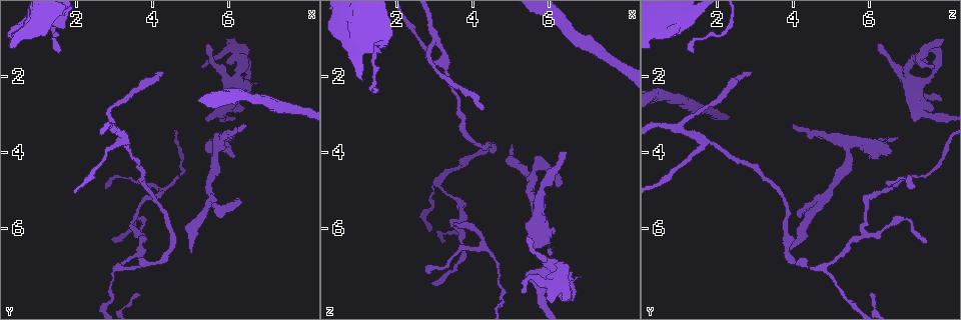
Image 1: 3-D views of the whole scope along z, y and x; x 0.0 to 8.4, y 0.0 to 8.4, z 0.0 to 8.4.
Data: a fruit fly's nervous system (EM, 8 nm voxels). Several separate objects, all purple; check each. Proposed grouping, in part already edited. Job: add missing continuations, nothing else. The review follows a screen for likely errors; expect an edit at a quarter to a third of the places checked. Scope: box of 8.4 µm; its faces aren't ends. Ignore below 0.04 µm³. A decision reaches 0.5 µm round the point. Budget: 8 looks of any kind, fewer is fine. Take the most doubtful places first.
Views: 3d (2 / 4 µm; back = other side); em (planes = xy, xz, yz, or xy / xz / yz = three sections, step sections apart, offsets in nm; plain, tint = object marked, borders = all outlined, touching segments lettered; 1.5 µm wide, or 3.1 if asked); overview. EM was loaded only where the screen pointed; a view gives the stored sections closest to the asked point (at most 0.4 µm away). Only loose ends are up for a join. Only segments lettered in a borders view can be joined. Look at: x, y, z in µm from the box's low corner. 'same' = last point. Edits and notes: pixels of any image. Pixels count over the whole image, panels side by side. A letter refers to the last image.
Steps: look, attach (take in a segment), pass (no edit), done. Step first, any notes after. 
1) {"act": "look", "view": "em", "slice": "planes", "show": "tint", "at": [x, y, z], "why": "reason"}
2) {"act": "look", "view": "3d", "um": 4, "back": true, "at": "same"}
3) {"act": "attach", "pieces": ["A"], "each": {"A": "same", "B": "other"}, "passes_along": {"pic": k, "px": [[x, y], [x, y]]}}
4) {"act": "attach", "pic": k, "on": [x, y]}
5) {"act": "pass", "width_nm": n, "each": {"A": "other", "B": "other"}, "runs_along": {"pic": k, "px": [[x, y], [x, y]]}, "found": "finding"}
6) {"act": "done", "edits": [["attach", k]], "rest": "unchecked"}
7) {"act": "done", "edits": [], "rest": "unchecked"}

{"act": "look", "view": "3d", "um": 2, "at": [6.15, 5.25, 4.90], "why": "thin end"}

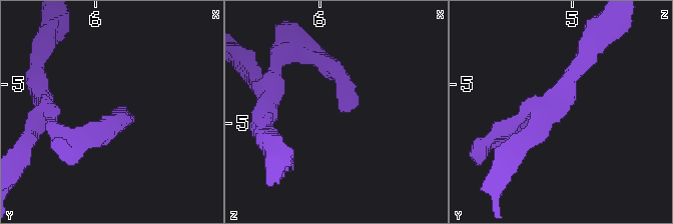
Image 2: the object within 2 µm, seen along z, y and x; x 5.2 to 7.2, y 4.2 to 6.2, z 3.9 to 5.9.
{"act": "look", "view": "em", "slice": "planes", "show": "borders", "at": [6.20, 5.26, 4.92], "why": "shape alone is not enough"}

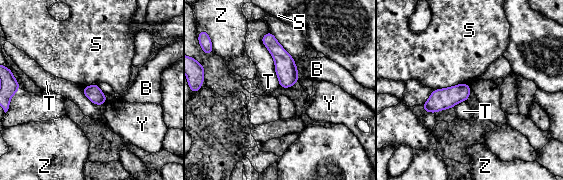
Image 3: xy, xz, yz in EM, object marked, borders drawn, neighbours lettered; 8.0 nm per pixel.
{"act": "pass", "each": {"B": "other", "S": "other", "T": "other", "Y": "other", "Z": "other"}, "found": "none of them fits"}

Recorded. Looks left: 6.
{"act": "look", "view": "em", "slice": "planes", "show": "borders", "at": [6.35, 3.30, 3.95], "why": "thin end"}

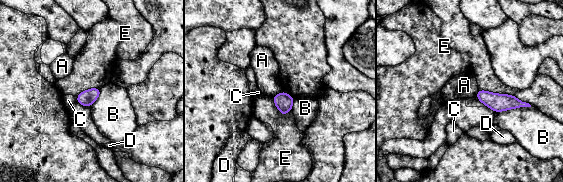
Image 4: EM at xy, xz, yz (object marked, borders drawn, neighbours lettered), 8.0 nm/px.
{"act": "pass", "each": {"A": "other", "B": "other", "C": "other", "D": "other", "E": "other"}, "found": "no lettered segment goes on from it"}

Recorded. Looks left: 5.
{"act": "look", "view": "3d", "um": 2, "at": [2.95, 6.30, 7.50]}

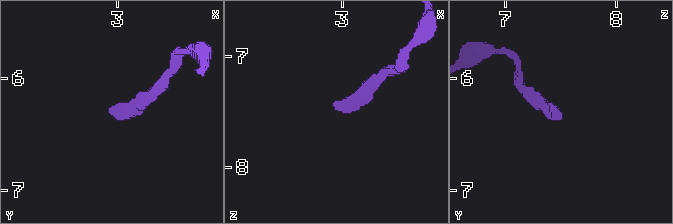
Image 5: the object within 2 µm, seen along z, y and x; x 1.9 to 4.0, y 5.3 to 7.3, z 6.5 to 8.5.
{"act": "look", "view": "em", "slice": "yz", "step": 8, "show": "tint", "at": [2.96, 6.30, 7.46], "why": "shape alone is not enough"}

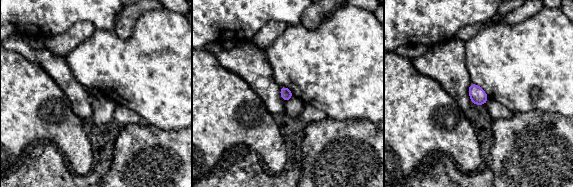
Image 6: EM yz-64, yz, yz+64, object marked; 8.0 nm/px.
{"act": "look", "view": "em", "slice": "yz", "step": 8, "show": "borders", "at": "same"}

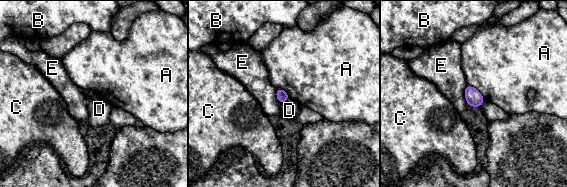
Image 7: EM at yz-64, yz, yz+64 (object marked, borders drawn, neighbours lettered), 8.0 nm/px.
{"act": "pass", "each": {"A": "other", "B": "other", "C": "other", "D": "other", "E": "other"}, "border": {"pic": 7, "px": [[289, 97], [281, 104]]}, "found": "none of them fits"}

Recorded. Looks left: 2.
{"act": "done", "edits": [], "rest": "unchecked"}

